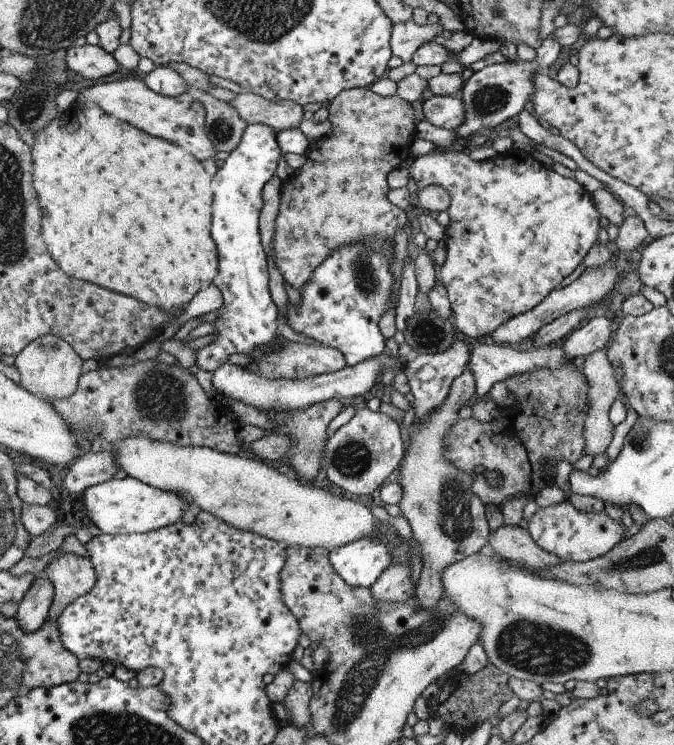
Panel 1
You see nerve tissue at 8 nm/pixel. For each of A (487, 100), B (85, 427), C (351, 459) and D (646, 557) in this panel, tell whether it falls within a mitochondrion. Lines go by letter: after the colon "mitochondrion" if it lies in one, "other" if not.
A: mitochondrion
B: mitochondrion
C: mitochondrion
D: mitochondrion

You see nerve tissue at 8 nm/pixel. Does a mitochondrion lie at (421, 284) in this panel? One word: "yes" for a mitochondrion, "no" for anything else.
no

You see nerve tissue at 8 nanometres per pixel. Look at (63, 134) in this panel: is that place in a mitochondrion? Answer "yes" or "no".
no

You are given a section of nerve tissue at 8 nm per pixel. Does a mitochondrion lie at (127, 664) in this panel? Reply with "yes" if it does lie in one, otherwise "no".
no

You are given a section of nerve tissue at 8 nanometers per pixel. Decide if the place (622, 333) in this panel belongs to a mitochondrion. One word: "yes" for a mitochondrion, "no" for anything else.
no

